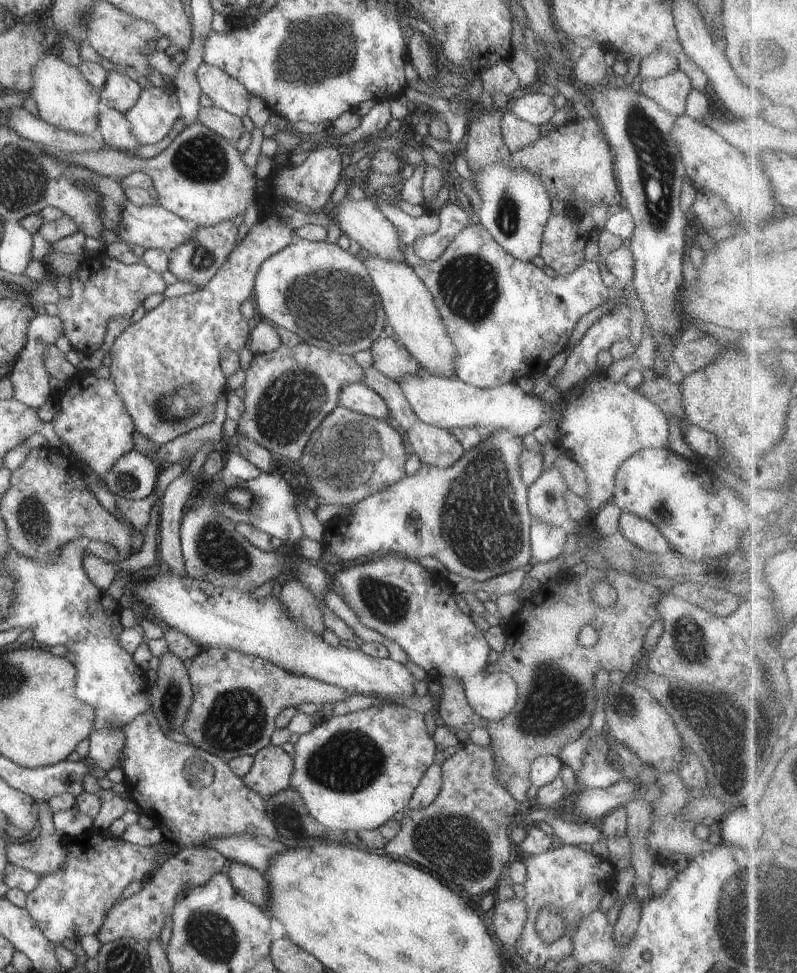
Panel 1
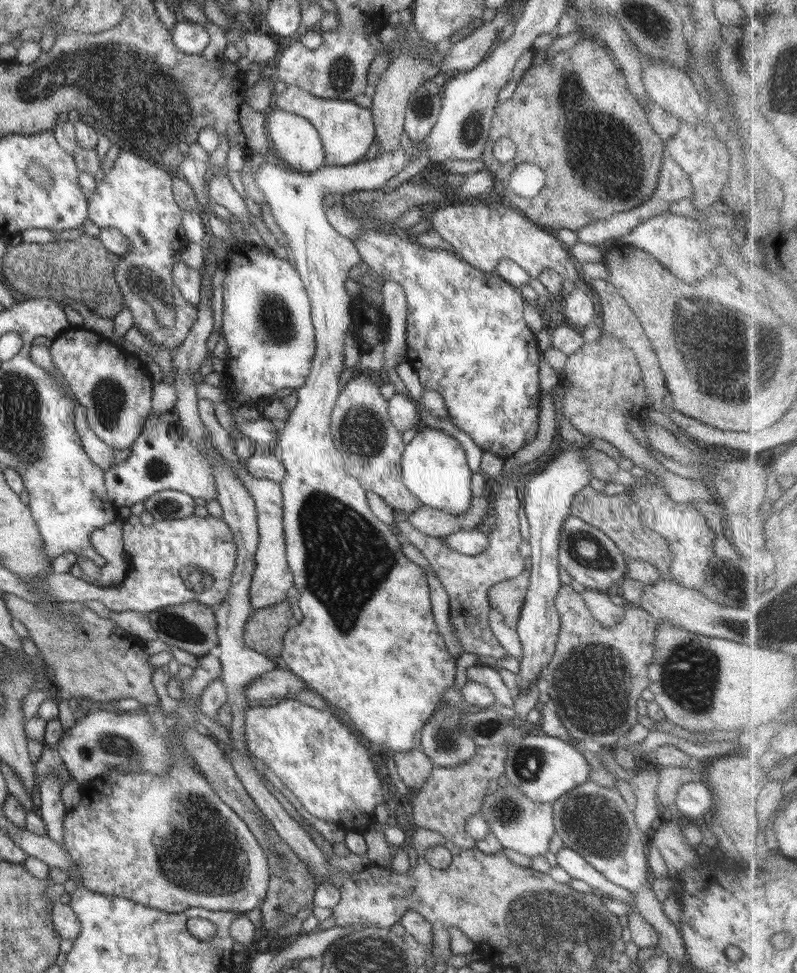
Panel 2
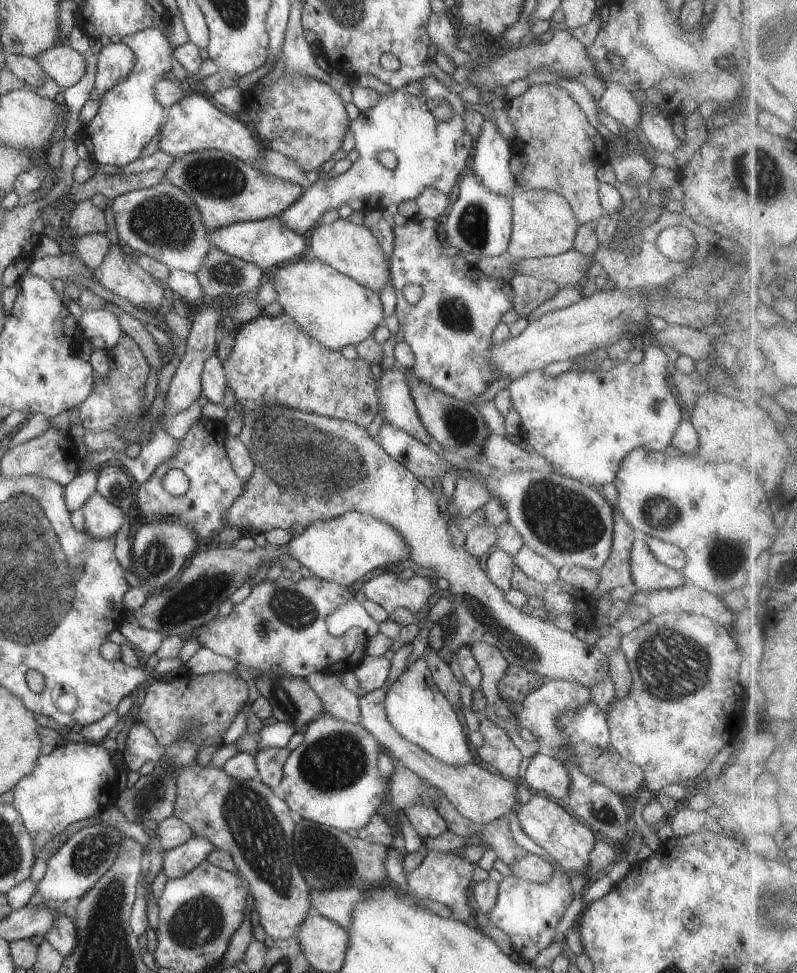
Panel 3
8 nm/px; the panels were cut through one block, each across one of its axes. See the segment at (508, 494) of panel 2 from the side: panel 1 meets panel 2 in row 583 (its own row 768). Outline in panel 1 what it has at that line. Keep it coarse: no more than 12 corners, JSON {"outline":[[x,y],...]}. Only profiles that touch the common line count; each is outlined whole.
{"outline":[[466,742],[381,852],[495,893],[521,807]]}

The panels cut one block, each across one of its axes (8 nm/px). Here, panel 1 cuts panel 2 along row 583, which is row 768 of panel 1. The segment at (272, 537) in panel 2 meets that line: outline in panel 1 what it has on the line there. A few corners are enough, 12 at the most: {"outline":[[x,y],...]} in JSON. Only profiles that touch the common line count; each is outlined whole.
{"outline":[[270,744],[241,779],[266,798],[291,786],[293,758]]}

